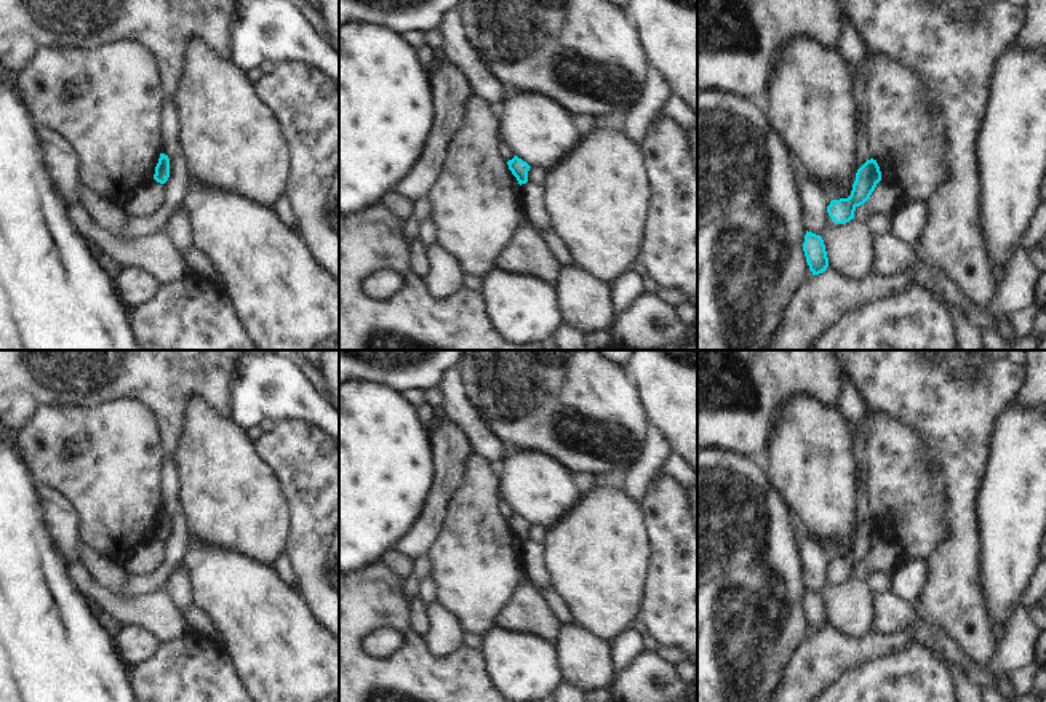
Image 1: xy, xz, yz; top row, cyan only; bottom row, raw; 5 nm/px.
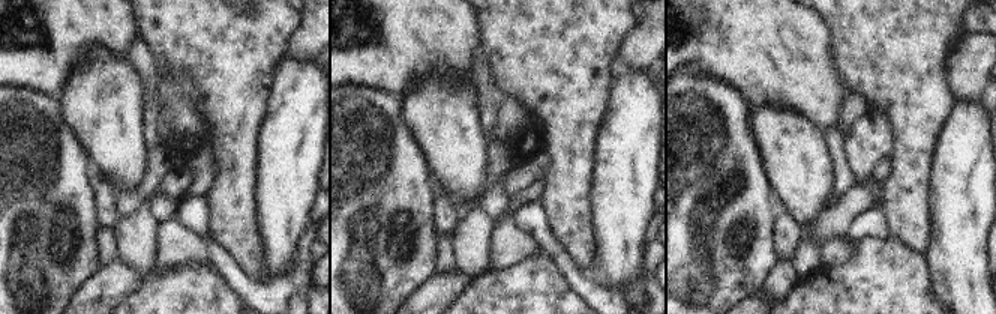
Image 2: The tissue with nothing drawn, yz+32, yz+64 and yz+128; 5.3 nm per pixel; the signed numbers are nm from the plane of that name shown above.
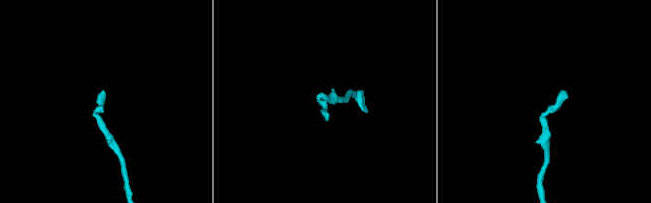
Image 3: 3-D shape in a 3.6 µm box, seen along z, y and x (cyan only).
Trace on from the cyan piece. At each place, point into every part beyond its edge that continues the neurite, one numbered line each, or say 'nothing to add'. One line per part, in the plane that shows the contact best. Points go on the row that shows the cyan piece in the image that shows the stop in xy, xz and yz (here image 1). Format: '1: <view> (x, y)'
nothing to add.

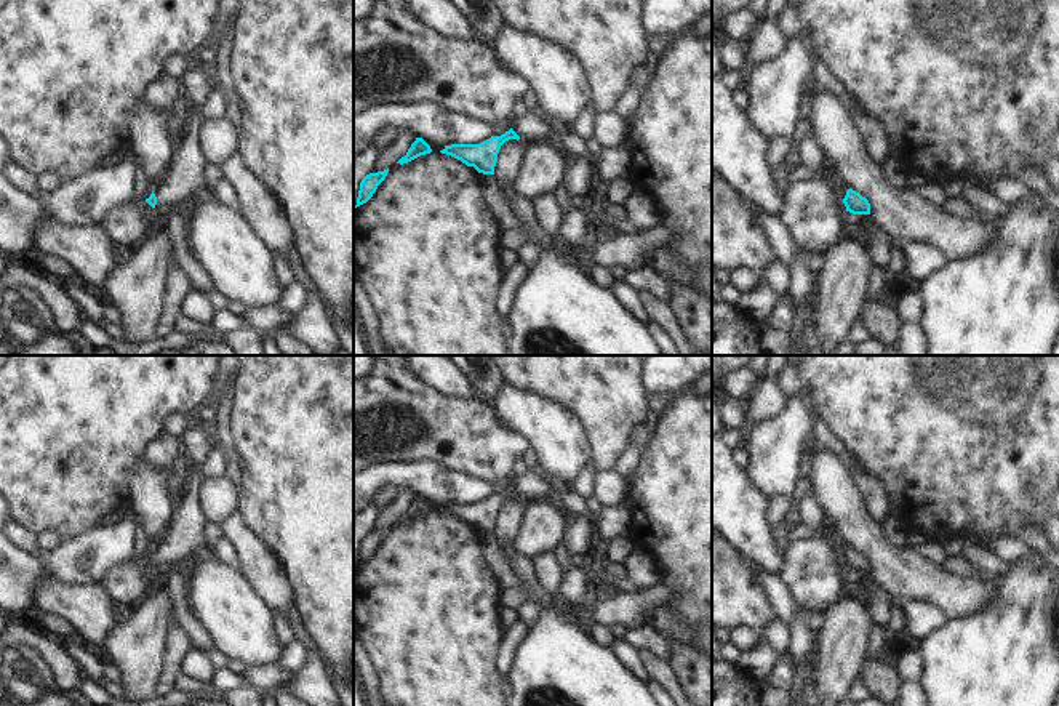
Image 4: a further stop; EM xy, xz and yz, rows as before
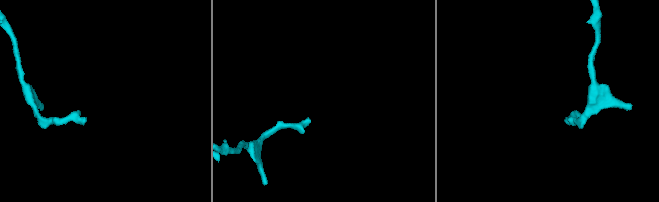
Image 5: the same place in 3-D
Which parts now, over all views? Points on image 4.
1: xy (184, 173).

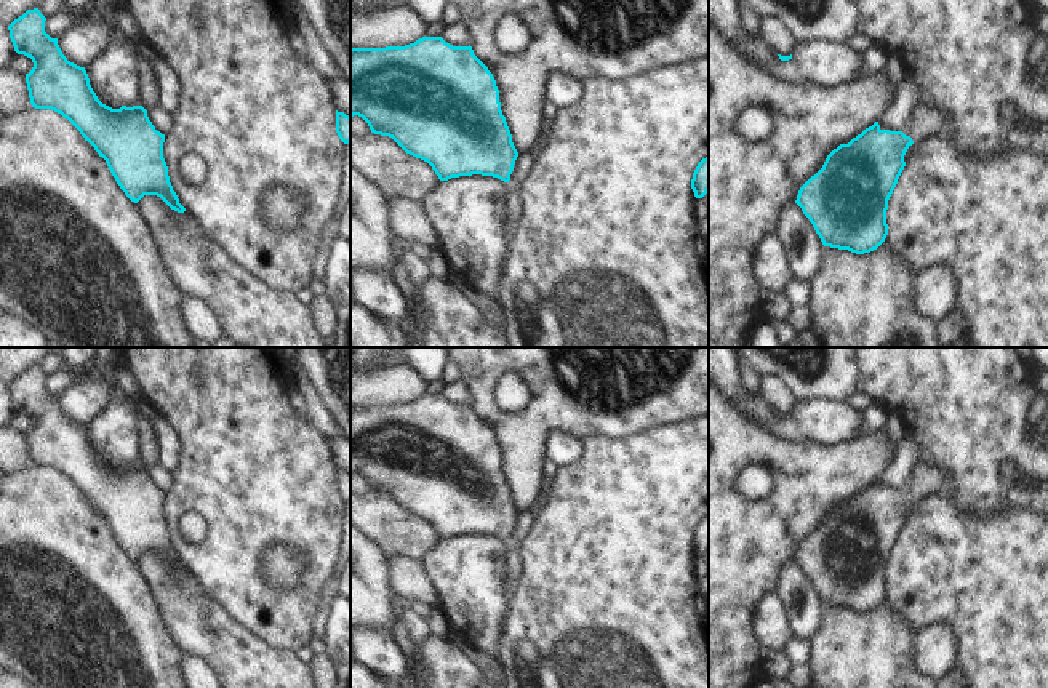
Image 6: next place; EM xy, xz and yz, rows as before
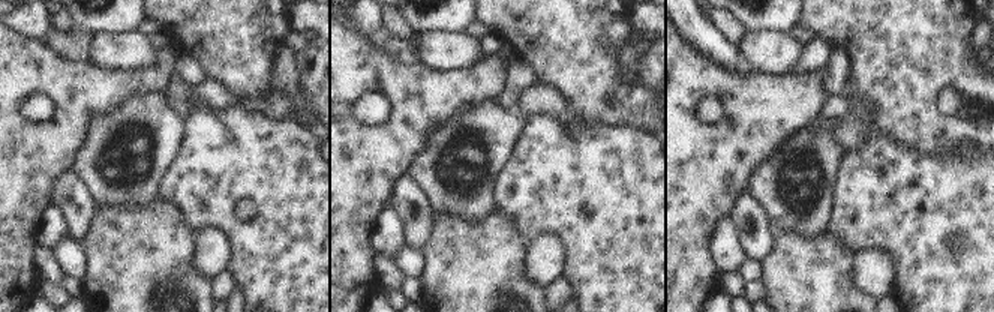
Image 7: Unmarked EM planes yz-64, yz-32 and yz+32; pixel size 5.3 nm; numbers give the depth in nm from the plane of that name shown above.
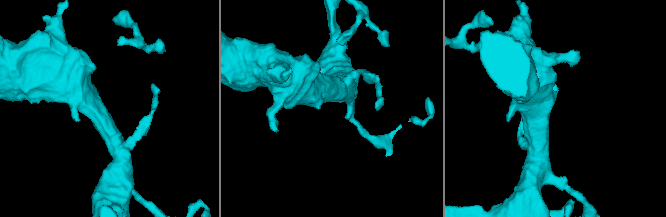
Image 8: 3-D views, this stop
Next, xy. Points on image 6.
nothing to add.

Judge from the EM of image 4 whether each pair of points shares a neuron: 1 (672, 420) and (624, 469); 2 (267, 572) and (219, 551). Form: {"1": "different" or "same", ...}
{"1": "different", "2": "different"}

